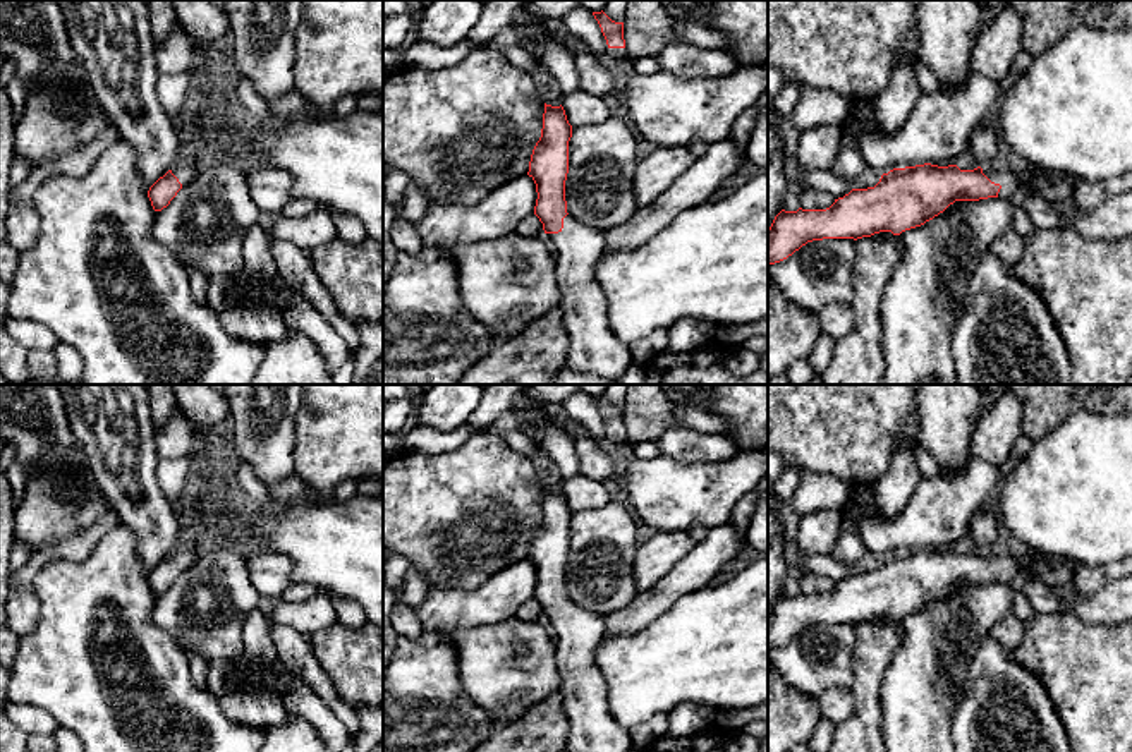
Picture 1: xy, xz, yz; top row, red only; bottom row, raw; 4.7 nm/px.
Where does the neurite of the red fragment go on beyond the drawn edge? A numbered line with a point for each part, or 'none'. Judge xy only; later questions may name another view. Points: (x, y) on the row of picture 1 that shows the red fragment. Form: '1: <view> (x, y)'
1: xy (184, 172)

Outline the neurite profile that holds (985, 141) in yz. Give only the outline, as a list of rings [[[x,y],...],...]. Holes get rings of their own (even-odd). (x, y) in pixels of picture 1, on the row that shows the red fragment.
[[[991,117],[979,122],[972,130],[969,146],[981,168],[995,168],[1000,153],[1000,136]]]

